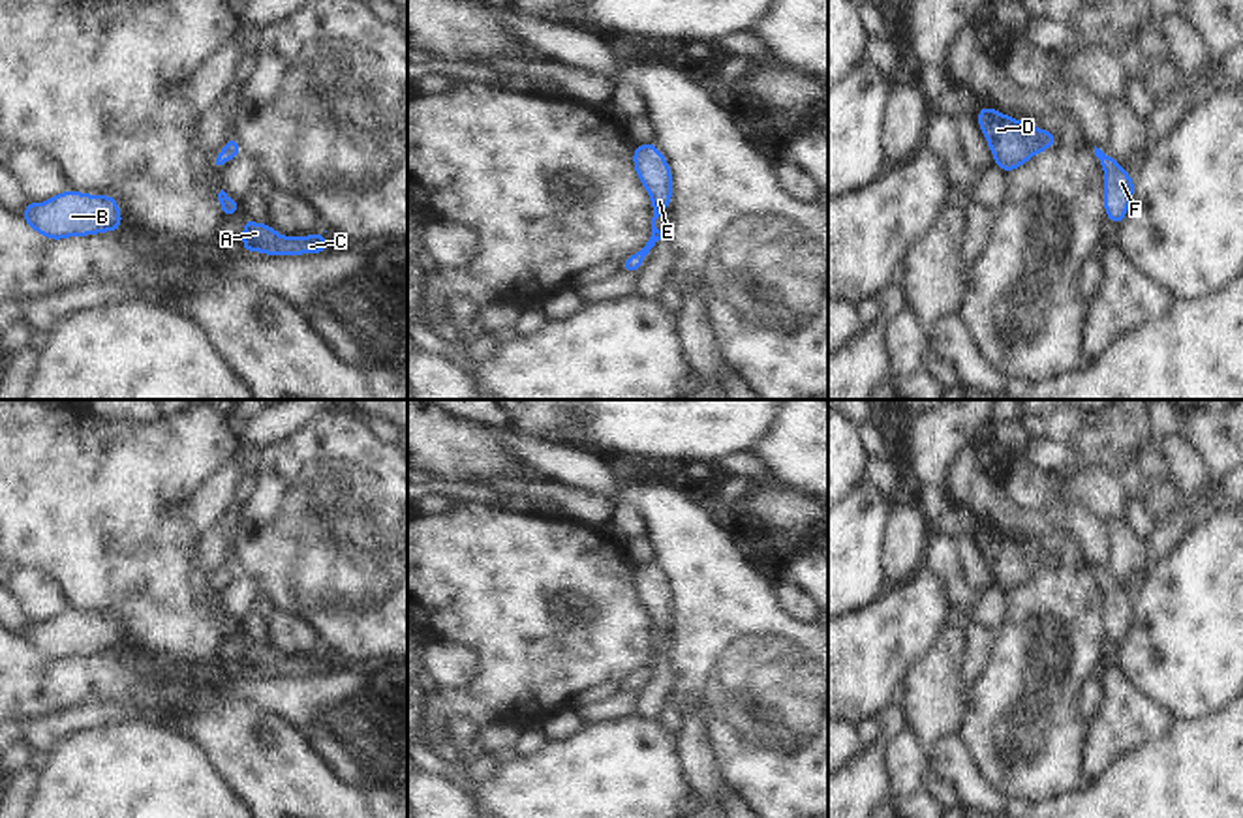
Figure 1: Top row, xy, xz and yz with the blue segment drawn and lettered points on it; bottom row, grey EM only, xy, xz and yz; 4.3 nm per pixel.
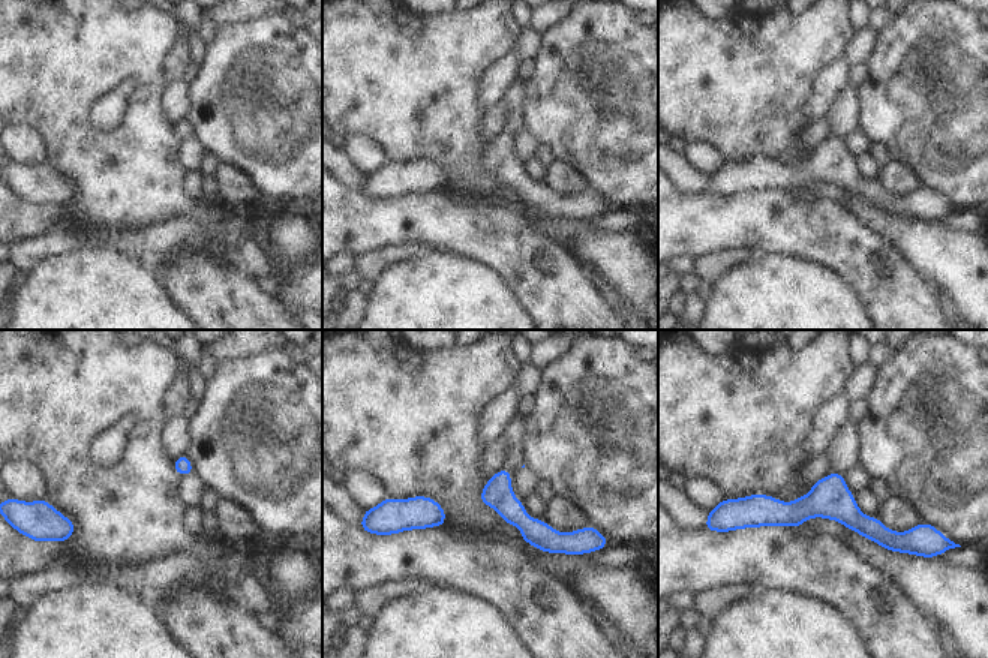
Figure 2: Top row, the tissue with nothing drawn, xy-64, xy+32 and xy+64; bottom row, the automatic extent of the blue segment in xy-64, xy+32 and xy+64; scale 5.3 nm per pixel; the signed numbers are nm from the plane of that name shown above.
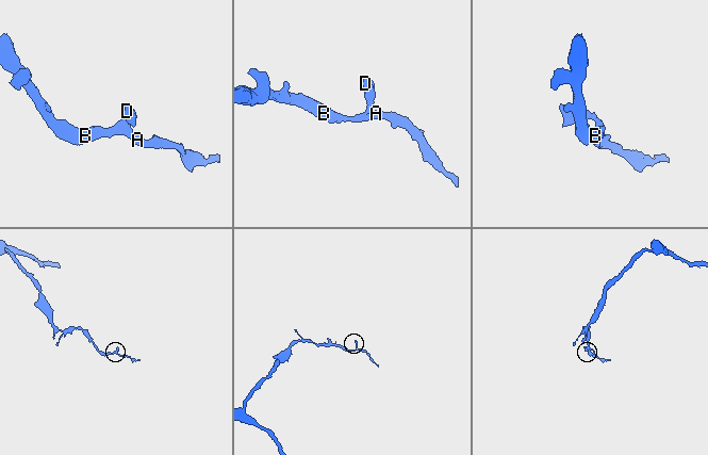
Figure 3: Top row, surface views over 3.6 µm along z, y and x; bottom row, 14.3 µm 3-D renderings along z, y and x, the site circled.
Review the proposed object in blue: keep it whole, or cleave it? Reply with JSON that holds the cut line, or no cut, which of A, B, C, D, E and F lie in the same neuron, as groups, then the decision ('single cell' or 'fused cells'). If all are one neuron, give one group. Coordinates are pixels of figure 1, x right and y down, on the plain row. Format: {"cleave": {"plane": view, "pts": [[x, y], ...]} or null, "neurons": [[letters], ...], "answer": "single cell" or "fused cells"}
{"cleave": null, "neurons": [["A", "B", "C", "D", "E", "F"]], "answer": "single cell"}

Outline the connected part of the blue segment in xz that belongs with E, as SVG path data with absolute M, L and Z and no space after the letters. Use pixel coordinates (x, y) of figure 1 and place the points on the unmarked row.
M653 563L633 567L633 585L640 604L650 615L653 638L652 655L646 664L637 674L622 681L622 690L625 692L640 690L644 679L663 659L663 651L655 647L655 640L672 623L672 591L668 587L668 580Z

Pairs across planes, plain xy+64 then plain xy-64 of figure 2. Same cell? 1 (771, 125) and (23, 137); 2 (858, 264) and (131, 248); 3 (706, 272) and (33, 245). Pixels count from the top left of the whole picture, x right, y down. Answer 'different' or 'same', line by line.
1: different
2: different
3: same

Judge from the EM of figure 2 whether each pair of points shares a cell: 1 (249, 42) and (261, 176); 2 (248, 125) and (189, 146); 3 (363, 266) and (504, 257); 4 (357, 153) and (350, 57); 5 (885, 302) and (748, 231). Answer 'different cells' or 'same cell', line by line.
1: same cell
2: different cells
3: different cells
4: different cells
5: same cell

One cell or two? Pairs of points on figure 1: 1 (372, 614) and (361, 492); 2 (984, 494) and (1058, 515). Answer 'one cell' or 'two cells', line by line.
1: one cell
2: one cell

